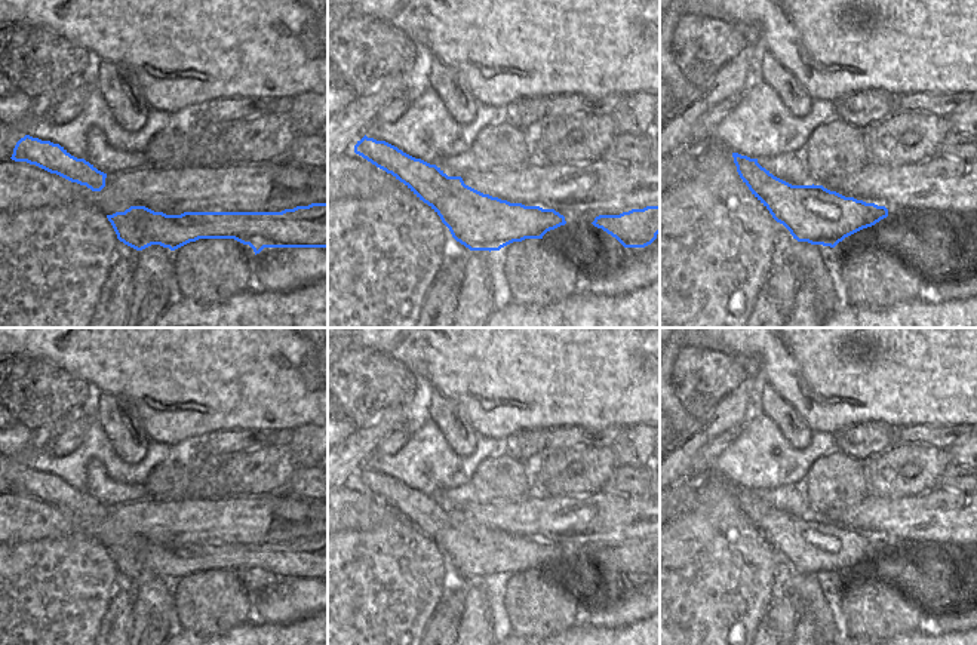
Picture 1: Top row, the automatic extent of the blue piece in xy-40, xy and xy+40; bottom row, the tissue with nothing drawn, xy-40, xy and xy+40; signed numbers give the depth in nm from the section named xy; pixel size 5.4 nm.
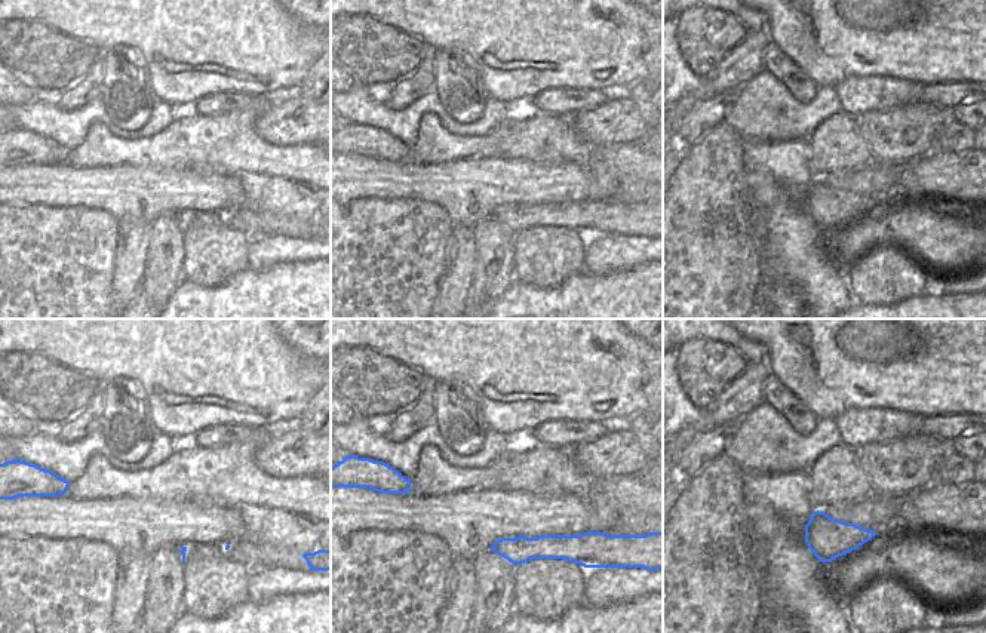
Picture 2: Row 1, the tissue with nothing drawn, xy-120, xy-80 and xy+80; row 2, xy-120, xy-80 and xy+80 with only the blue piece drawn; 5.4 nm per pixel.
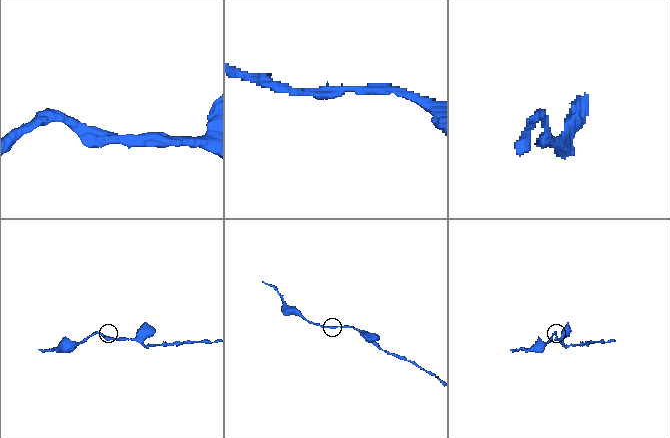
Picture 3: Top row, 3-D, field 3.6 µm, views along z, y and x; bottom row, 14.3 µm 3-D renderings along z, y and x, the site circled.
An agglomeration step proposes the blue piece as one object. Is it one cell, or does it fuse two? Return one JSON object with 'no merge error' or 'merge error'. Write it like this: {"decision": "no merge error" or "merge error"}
{"decision": "no merge error"}

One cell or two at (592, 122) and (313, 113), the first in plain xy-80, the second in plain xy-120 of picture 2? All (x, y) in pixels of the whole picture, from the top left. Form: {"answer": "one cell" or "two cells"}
{"answer": "one cell"}

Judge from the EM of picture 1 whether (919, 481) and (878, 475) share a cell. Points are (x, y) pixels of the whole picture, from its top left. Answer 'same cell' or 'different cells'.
same cell

